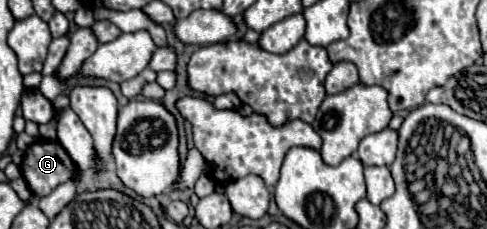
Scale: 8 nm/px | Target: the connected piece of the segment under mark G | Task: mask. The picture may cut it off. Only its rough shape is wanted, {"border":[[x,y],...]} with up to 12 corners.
{"border":[[36,141],[22,173],[36,199],[52,193],[78,169],[66,149]]}

